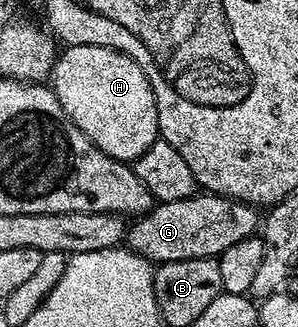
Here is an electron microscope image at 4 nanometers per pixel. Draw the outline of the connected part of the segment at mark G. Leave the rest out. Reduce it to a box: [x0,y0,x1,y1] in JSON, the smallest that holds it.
[124,192,226,264]

